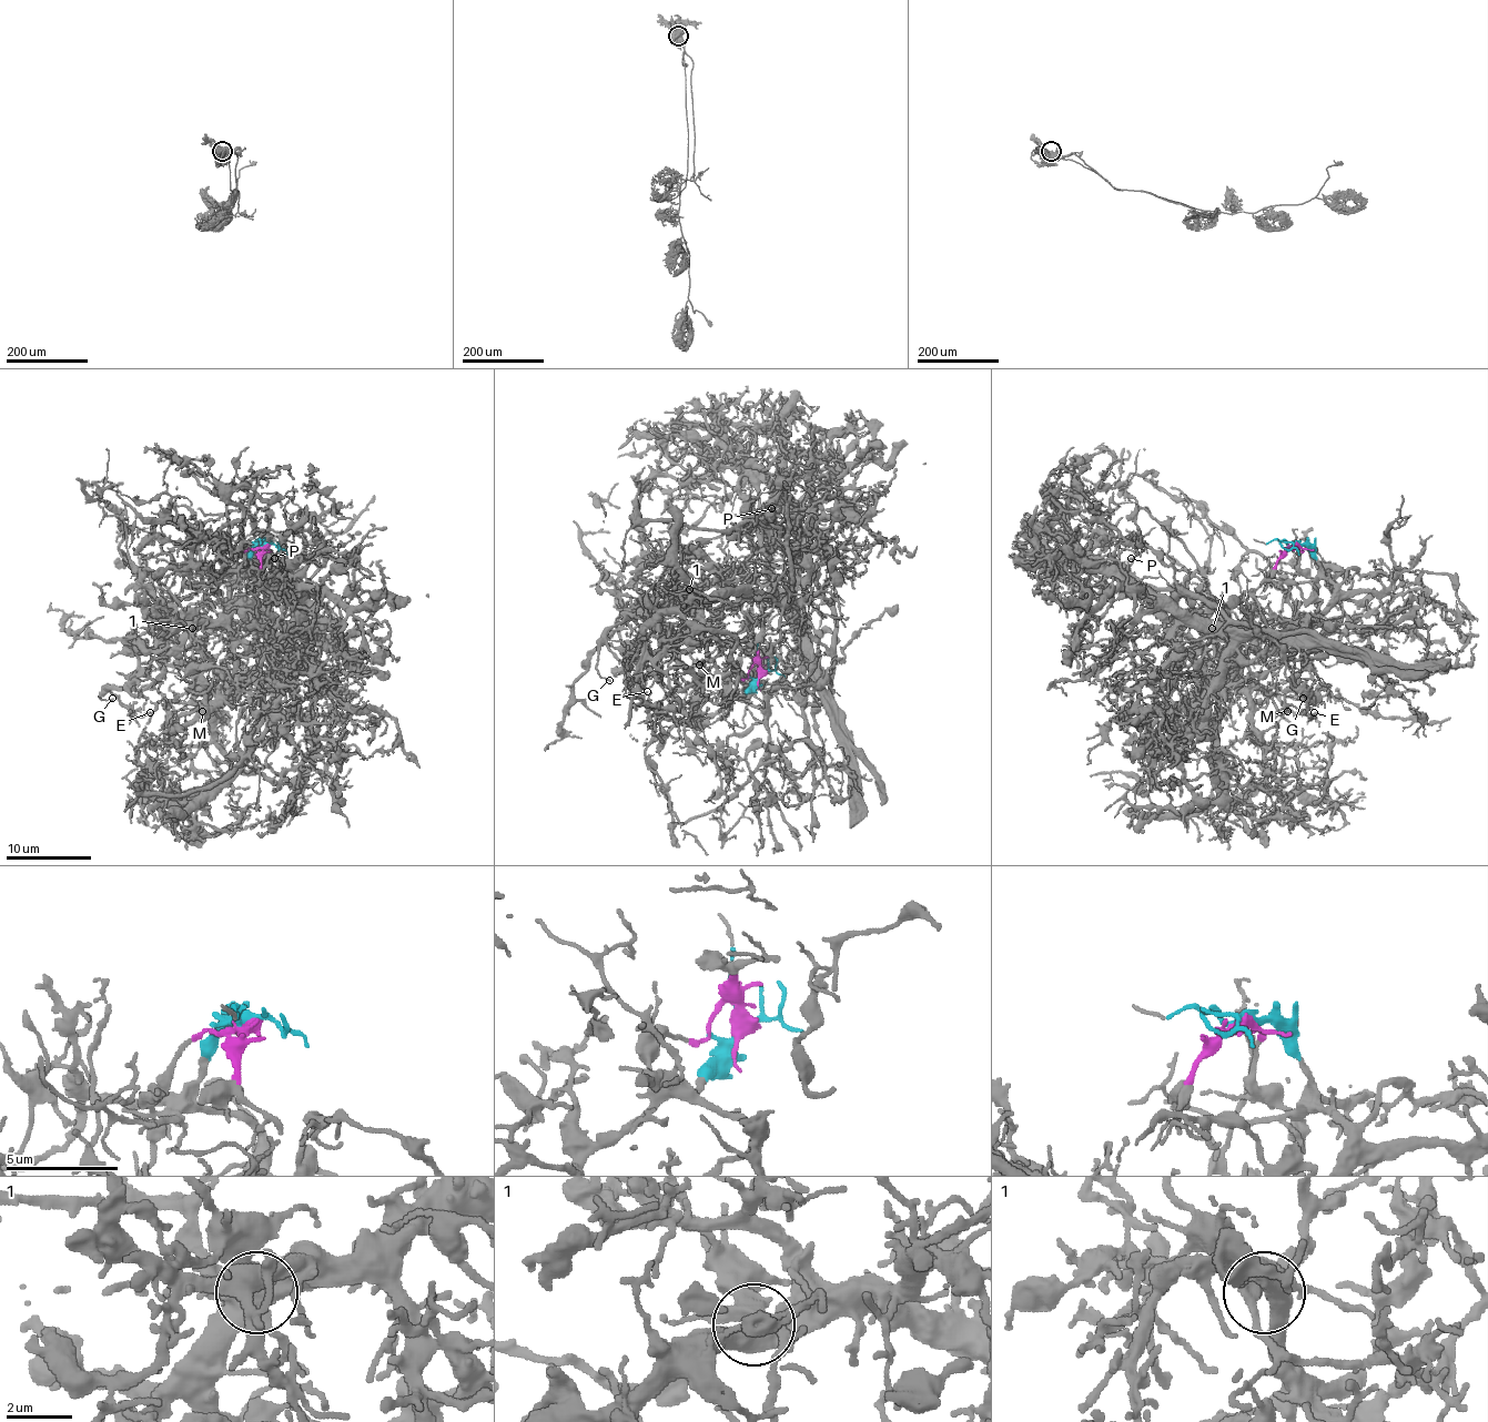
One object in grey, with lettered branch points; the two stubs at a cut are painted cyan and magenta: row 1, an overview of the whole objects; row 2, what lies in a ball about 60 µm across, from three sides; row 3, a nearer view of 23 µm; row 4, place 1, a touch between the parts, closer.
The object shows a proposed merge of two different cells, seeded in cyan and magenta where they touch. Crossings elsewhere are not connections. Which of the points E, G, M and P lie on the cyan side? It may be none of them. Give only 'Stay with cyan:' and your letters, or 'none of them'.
Stay with cyan: E, G, M, P

